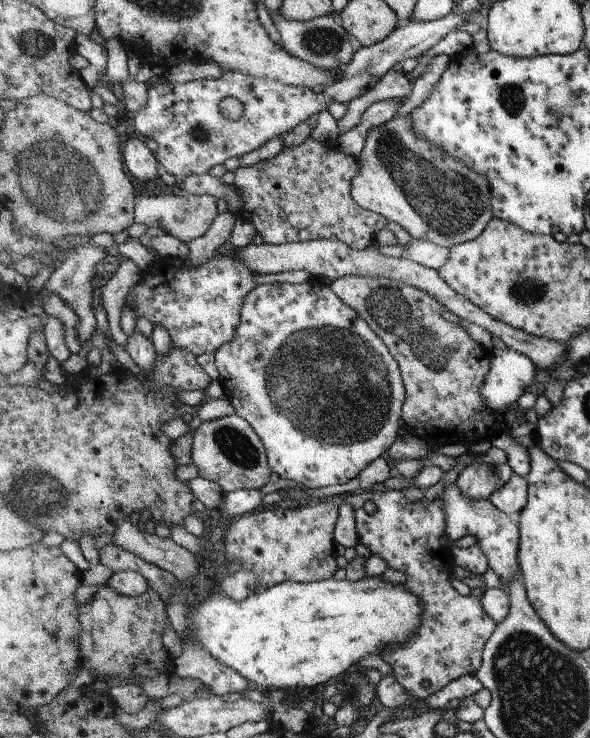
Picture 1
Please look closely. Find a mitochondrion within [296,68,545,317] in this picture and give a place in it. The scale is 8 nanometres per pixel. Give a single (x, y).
(449, 205)

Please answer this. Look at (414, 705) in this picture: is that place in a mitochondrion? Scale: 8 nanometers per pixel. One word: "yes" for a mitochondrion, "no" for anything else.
no

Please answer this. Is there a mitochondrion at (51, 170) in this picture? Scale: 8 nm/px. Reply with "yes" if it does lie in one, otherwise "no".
yes

